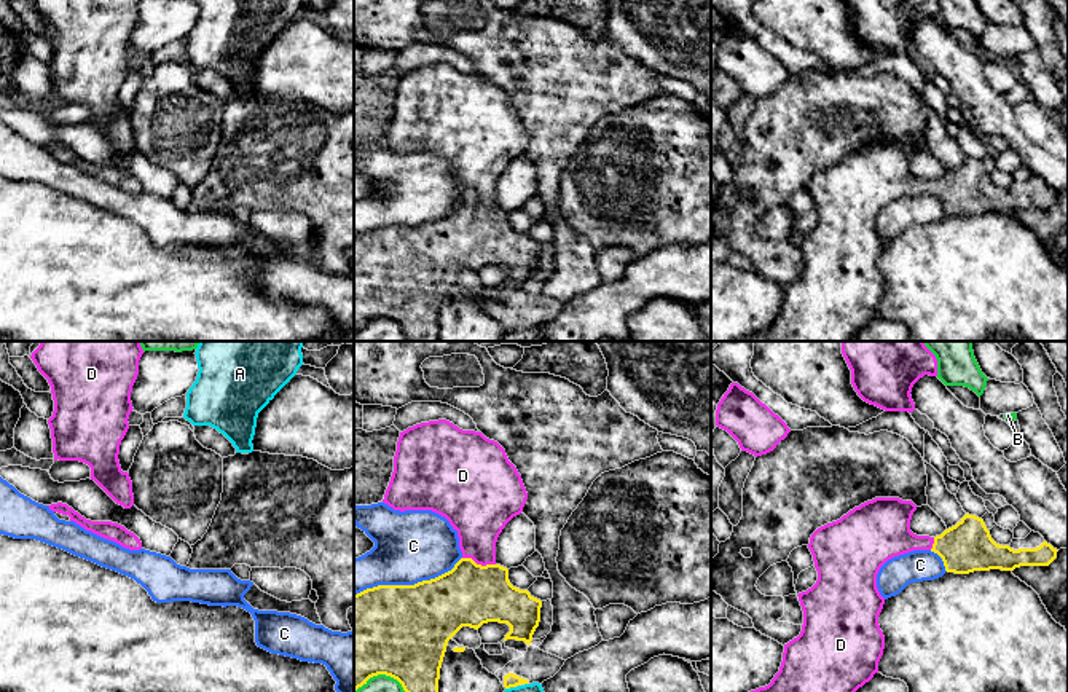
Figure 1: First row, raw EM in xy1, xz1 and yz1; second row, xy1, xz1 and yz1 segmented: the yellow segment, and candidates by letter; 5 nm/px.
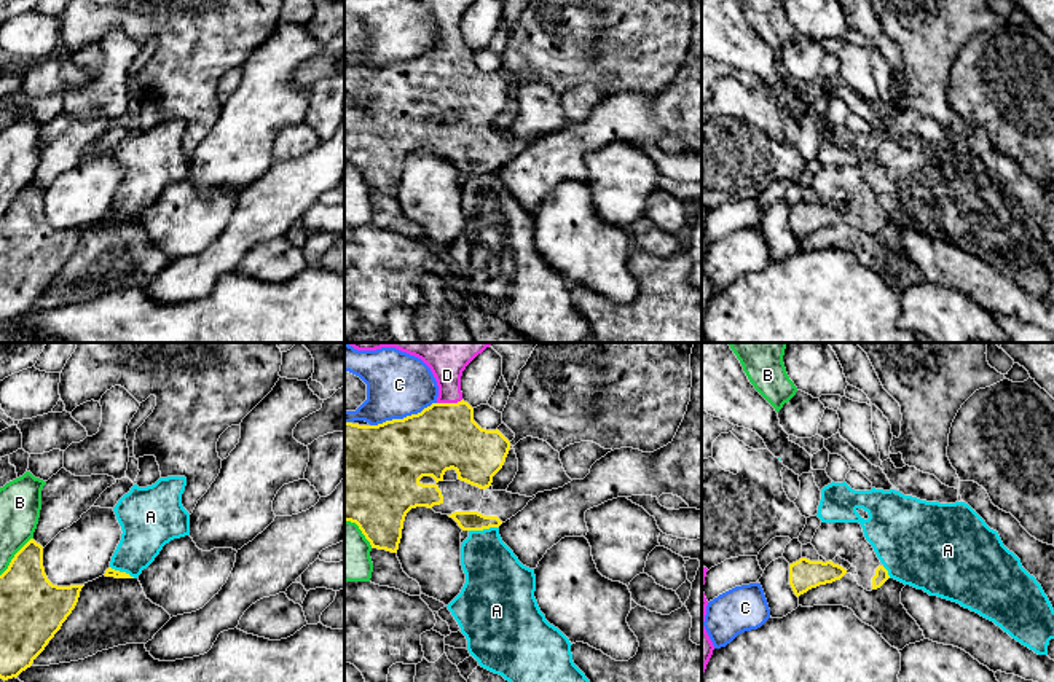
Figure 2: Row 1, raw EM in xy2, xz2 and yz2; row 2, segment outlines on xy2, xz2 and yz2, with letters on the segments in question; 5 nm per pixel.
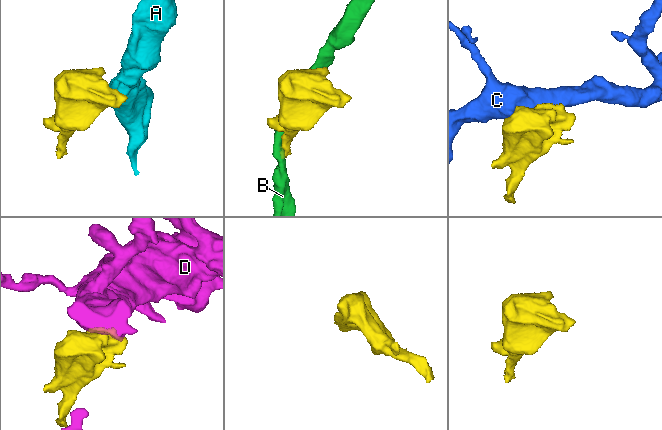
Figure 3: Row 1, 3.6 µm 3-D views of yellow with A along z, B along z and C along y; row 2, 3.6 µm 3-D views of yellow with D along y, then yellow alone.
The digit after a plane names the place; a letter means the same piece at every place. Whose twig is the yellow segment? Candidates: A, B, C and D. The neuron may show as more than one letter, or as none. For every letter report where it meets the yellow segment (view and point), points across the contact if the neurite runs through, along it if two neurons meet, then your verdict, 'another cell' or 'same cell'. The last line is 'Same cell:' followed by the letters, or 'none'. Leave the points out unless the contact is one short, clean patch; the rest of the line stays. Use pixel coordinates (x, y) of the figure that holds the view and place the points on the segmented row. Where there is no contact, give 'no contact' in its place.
A: meets yellow in xz2 at (483, 528); border along xz2 (498, 526), (469, 531); another cell
B: meets yellow in xy2 at (15, 556); another cell
C: meets yellow in xz1 at (408, 585); another cell
D: meets yellow in xz1 at (479, 565); runs through xz1 (469, 595), (475, 589), (479, 565), (479, 515); same cell
Same cell: D

